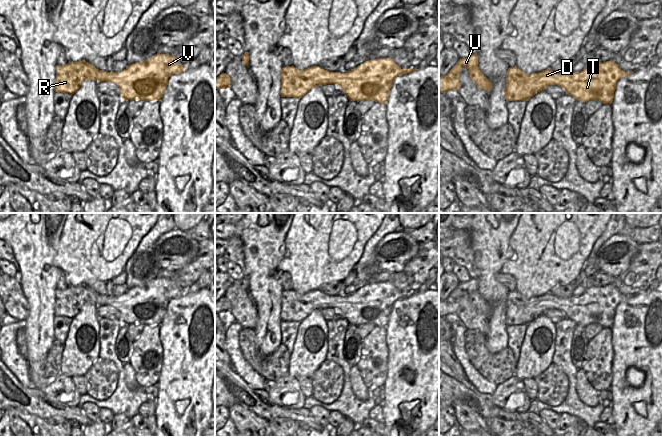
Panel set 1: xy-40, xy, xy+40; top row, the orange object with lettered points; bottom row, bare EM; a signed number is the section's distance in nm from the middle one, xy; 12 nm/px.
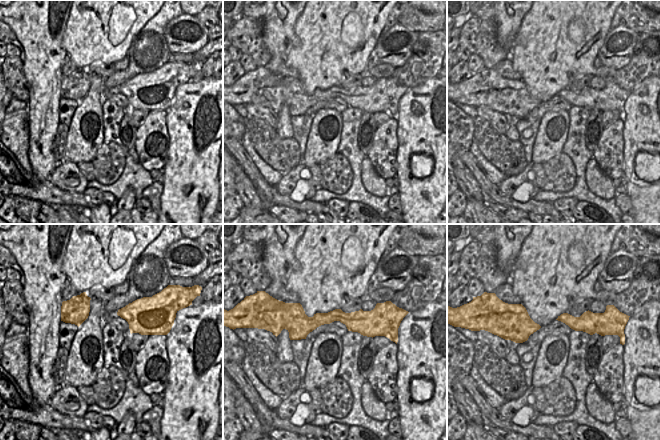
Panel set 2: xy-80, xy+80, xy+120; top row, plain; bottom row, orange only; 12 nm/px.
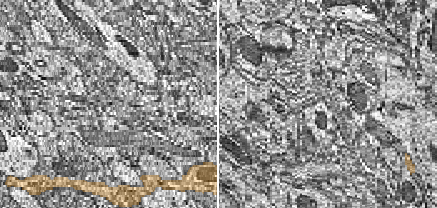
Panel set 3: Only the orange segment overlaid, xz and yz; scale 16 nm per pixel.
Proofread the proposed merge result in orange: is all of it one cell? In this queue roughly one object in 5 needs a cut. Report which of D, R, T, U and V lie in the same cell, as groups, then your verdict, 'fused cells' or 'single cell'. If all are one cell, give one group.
D R T U V; single cell

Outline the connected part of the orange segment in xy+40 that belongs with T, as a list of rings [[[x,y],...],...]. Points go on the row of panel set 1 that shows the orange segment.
[[[613,60],[587,64],[582,71],[571,74],[548,69],[525,74],[515,66],[506,73],[505,99],[506,102],[527,101],[547,86],[557,85],[577,101],[599,100],[611,105],[617,81],[633,73],[621,70]]]

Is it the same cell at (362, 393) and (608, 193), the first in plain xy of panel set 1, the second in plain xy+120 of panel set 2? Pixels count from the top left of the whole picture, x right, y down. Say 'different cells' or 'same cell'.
same cell

